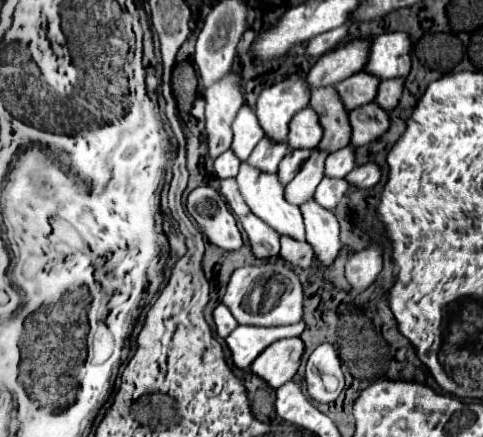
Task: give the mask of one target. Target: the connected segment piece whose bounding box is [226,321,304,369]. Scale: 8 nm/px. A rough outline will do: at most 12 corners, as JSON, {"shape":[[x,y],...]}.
{"shape":[[304,323],[286,327],[238,325],[226,337],[232,363],[248,369],[274,341],[298,337]]}

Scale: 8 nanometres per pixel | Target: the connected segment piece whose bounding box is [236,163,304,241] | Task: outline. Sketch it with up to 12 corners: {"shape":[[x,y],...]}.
{"shape":[[246,163],[236,177],[250,211],[280,237],[304,239],[300,209],[282,197],[276,175]]}

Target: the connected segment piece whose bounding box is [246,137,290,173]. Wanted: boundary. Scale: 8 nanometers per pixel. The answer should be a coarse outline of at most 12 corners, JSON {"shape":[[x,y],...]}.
{"shape":[[288,143],[256,145],[246,163],[262,173],[274,173],[290,151]]}

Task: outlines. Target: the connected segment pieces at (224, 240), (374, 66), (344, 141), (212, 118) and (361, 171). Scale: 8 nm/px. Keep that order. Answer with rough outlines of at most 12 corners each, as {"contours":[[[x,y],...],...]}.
{"contours":[[[196,187],[186,211],[212,245],[242,247],[226,201],[212,187]],[[410,35],[374,39],[364,71],[380,81],[410,73]],[[334,87],[308,103],[322,127],[320,151],[350,143],[348,111]],[[230,73],[204,91],[208,155],[230,149],[230,123],[244,103]],[[376,163],[354,167],[346,175],[348,185],[370,189],[380,181]]]}

